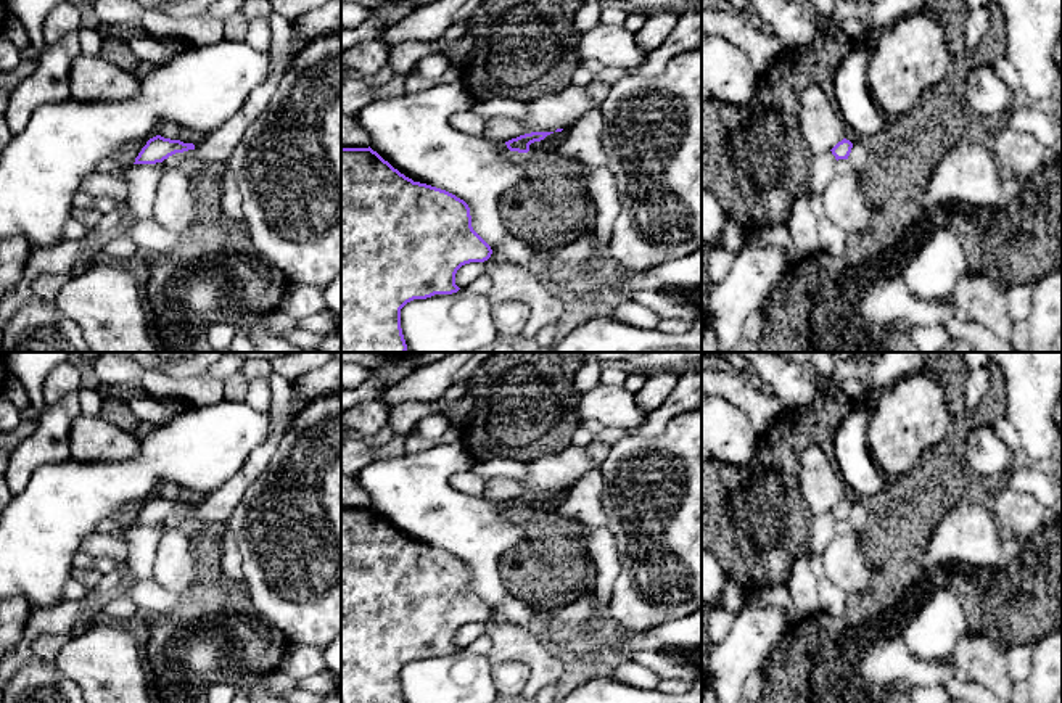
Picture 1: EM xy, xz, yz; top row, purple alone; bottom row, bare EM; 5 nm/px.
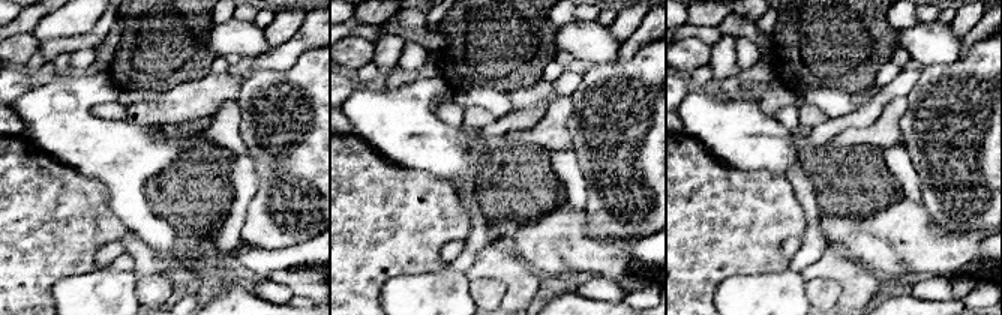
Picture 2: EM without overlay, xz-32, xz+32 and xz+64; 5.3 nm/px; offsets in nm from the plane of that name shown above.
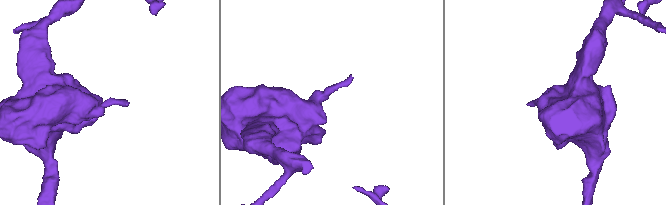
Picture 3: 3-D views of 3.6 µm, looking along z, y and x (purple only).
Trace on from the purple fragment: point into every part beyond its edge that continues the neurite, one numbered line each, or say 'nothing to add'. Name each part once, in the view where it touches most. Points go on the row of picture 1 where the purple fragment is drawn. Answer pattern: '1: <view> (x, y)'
nothing to add

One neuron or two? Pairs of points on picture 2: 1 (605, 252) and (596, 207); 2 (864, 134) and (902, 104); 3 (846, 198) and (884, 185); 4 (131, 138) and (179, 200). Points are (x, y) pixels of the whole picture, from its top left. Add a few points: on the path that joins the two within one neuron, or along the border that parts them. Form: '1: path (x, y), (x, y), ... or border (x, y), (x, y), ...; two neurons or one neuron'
1: border (585, 212), (587, 231), (596, 239), (638, 237); two neurons
2: path (873, 132), (893, 113); one neuron
3: path (855, 189), (860, 185), (875, 185); one neuron
4: border (185, 149), (147, 180), (144, 197), (150, 207); two neurons

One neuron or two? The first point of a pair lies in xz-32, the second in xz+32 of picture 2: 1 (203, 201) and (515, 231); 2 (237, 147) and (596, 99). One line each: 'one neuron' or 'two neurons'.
1: two neurons
2: two neurons

